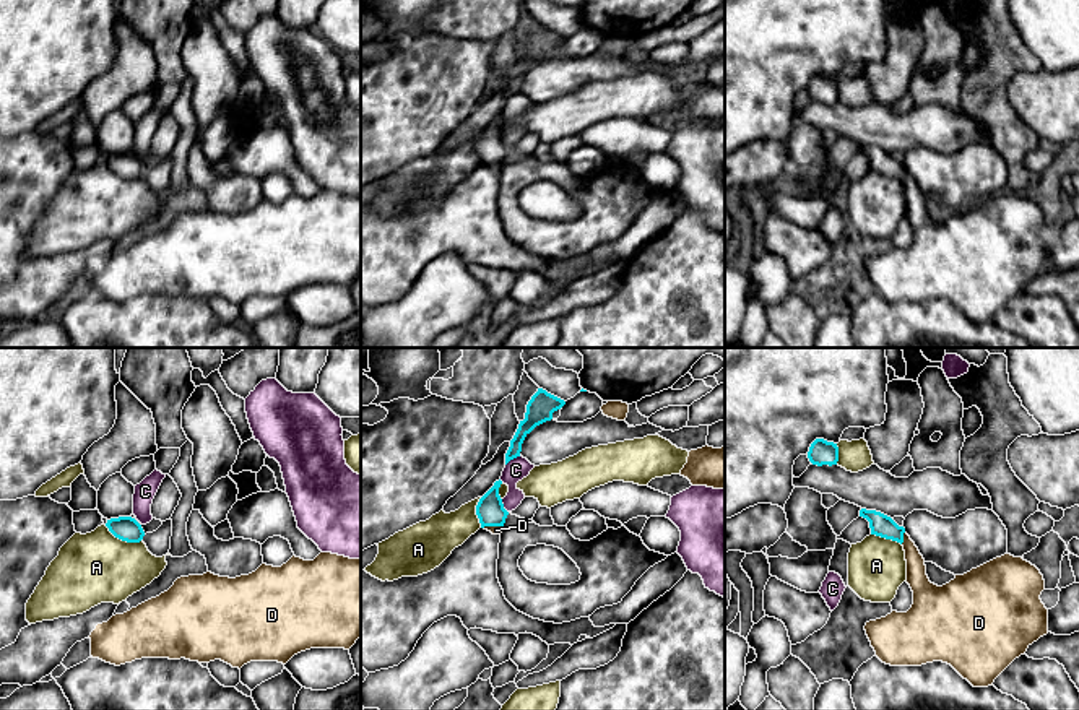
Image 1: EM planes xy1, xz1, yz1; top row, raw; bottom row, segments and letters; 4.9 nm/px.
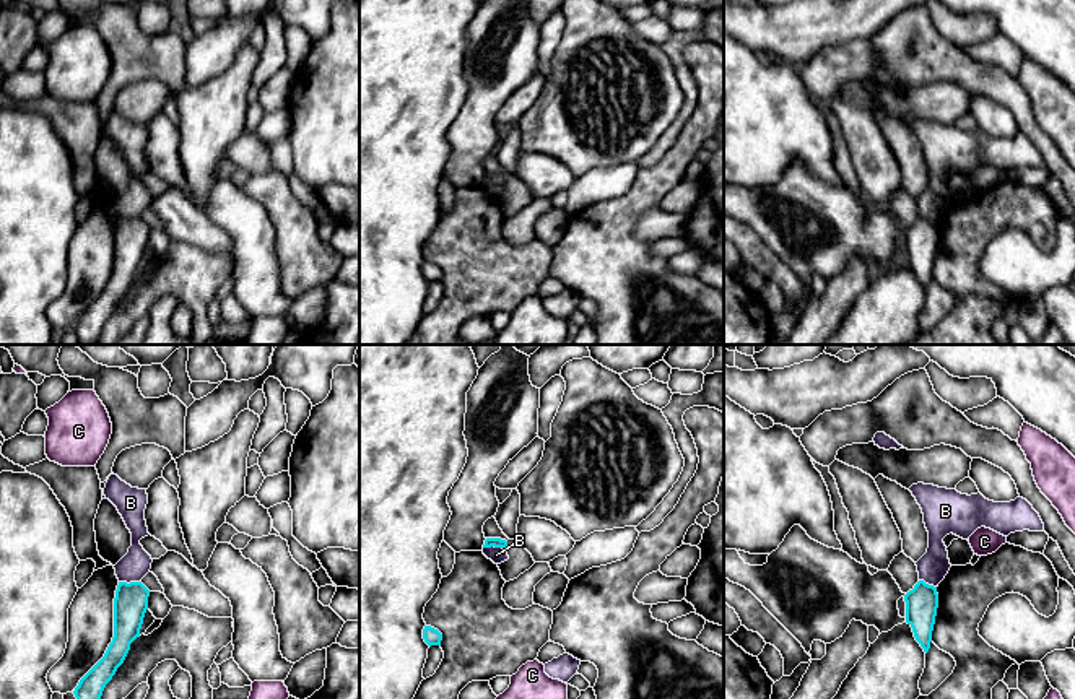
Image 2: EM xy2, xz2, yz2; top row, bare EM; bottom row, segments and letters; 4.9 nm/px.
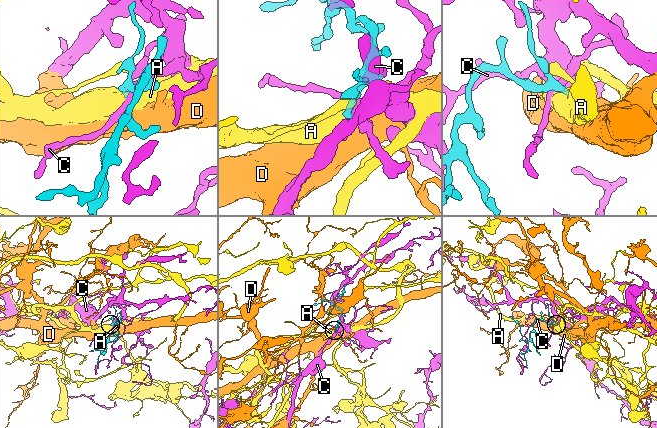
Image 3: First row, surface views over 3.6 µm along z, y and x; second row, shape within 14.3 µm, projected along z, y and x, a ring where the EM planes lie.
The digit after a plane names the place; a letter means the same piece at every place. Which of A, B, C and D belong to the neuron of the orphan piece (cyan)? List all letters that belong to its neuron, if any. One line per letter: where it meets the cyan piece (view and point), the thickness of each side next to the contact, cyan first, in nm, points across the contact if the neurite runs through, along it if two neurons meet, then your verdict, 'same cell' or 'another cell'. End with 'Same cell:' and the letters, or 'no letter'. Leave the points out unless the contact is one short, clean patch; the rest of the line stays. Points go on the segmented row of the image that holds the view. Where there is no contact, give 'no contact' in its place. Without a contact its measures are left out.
A: xy1 (122, 540) | 120/360 nm | another cell
B: xy2 (130, 582) | 170/150 nm | along xy2 (119, 581), (140, 582) | another cell
C: xz1 (512, 458) | 100/110 nm | along xz1 (520, 455), (506, 465) | another cell
D: yz1 (902, 538) | 110/100 nm | across yz1 (881, 525), (902, 538), (915, 561), (917, 579) | same cell
Same cell: D

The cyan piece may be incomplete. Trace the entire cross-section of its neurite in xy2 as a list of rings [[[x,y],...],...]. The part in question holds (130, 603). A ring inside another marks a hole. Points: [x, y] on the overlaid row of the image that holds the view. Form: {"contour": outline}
{"contour": [[[119,582],[114,598],[114,637],[104,657],[80,679],[76,699],[101,699],[106,684],[124,663],[130,644],[140,637],[150,590],[141,582]]]}

